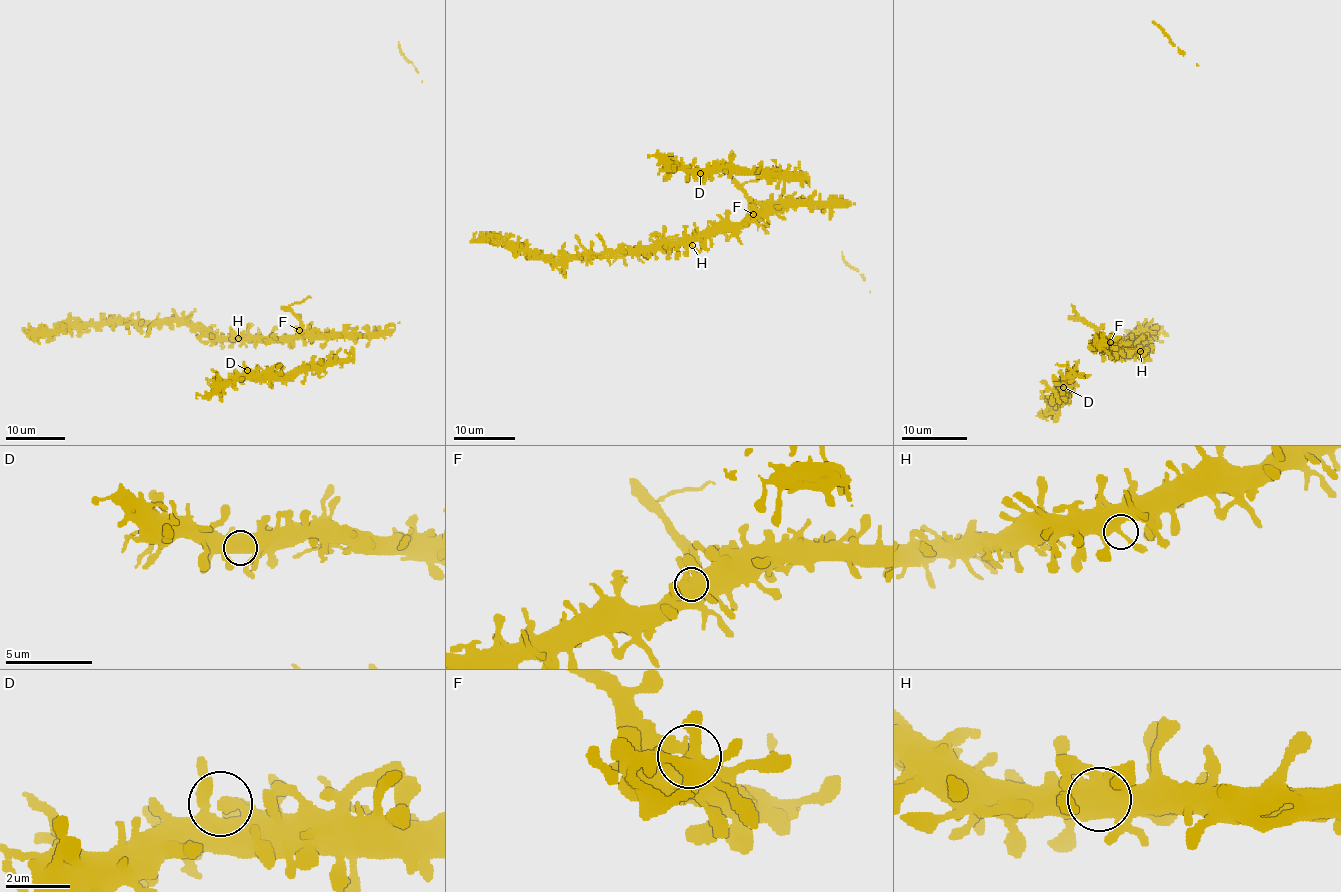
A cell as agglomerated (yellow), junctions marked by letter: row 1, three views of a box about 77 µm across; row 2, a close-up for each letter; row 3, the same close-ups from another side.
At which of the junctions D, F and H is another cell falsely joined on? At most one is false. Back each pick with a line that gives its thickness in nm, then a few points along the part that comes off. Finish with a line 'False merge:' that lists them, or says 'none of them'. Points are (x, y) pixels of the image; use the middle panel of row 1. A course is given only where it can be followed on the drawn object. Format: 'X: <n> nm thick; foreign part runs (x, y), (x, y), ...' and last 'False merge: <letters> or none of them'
F: 460 nm thick; foreign part runs (753, 215), (754, 203), (741, 186), (762, 178)
False merge: F

